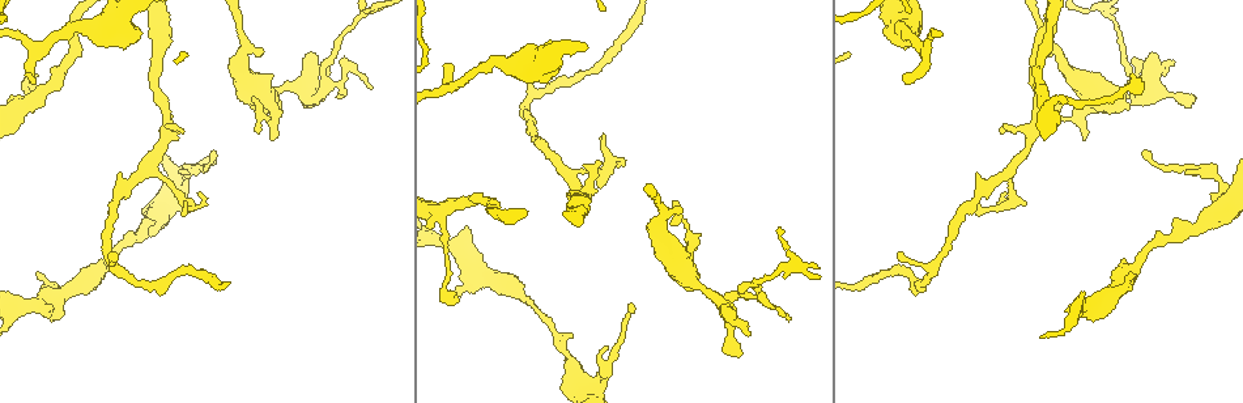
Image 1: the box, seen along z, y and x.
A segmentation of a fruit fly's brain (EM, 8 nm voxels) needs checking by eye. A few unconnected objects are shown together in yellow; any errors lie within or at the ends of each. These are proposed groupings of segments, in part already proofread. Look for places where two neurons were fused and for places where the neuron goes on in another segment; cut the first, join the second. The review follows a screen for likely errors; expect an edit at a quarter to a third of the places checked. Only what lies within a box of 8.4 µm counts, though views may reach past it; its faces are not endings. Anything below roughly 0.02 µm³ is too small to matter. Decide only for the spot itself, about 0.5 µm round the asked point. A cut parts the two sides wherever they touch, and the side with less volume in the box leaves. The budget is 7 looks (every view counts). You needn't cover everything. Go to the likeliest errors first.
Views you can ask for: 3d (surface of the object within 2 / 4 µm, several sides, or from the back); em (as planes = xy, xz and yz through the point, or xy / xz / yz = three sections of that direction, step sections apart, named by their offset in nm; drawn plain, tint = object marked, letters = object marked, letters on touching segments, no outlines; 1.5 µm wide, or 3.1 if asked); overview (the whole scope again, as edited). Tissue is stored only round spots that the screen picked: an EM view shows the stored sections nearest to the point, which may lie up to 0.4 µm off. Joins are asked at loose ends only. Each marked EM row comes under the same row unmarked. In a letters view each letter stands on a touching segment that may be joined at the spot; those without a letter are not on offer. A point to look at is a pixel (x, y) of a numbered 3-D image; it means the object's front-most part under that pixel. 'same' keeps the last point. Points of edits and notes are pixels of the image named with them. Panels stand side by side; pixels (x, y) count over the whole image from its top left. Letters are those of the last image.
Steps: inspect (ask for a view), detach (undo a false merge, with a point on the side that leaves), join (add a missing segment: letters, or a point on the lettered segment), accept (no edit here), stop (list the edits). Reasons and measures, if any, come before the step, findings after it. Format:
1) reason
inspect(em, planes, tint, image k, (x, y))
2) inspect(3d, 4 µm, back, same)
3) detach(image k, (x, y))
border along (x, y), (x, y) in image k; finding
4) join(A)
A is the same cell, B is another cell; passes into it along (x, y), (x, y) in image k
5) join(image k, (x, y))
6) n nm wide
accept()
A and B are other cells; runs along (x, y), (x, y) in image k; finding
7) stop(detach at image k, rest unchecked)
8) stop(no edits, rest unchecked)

branch stops here
inspect(em, xz, step 4, tint, image 1, (902, 78))

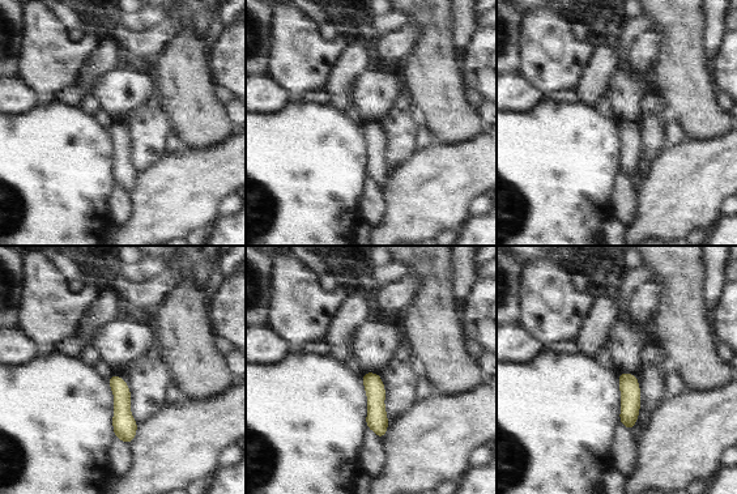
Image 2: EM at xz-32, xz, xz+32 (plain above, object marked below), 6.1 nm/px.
cut it another way
inspect(em, planes, letters, same)

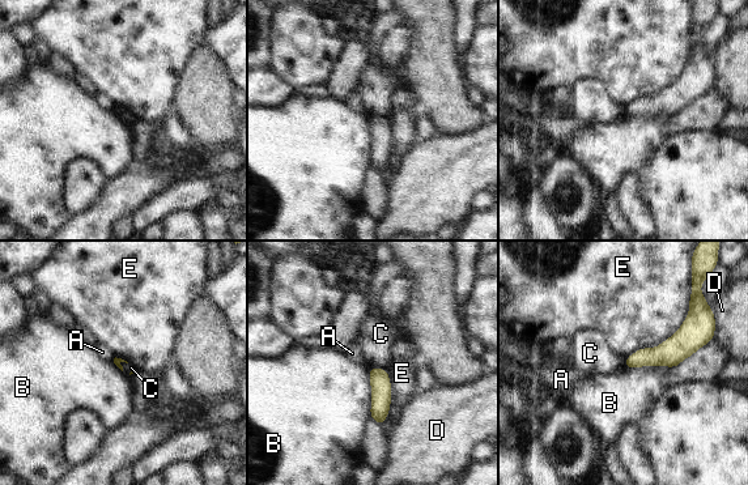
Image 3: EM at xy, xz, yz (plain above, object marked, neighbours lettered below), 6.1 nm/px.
accept()
A, B, C, D and E are other cells; border along (369, 366), (382, 369) in image 3; none of them fits

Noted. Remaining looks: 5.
free end
inspect(3d, 2 µm, image 1, (1002, 130))

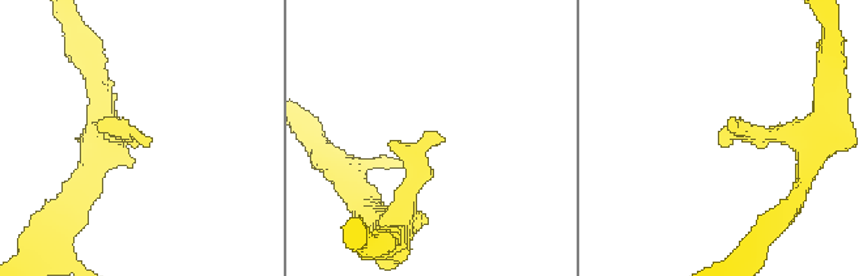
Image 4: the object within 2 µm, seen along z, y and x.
inspect(em, planes, letters, image 4, (149, 145))

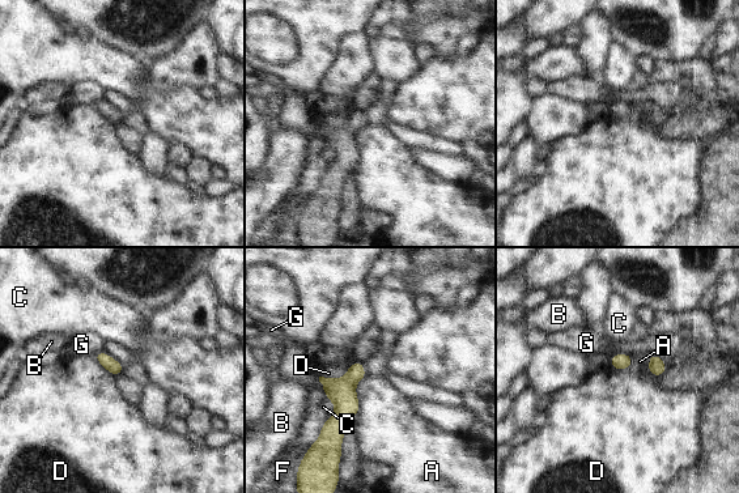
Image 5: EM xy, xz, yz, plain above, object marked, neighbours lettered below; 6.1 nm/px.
accept()
A, B, C, D, F and G are other cells; runs along (359, 365), (344, 387), (336, 441) in image 5; none of them fits

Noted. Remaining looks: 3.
an open end
inspect(em, xy, step 8, letters, image 1, (1086, 137))

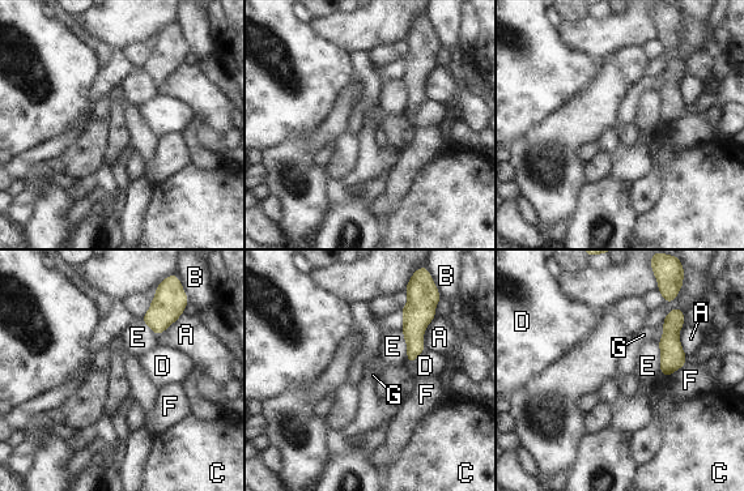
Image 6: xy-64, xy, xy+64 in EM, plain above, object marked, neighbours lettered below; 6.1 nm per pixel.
accept()
A, B, C, D, E, F and G are other cells; border along (660, 374), (668, 376) in image 6; none of them fits

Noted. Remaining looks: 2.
stop(no edits, rest unchecked)

